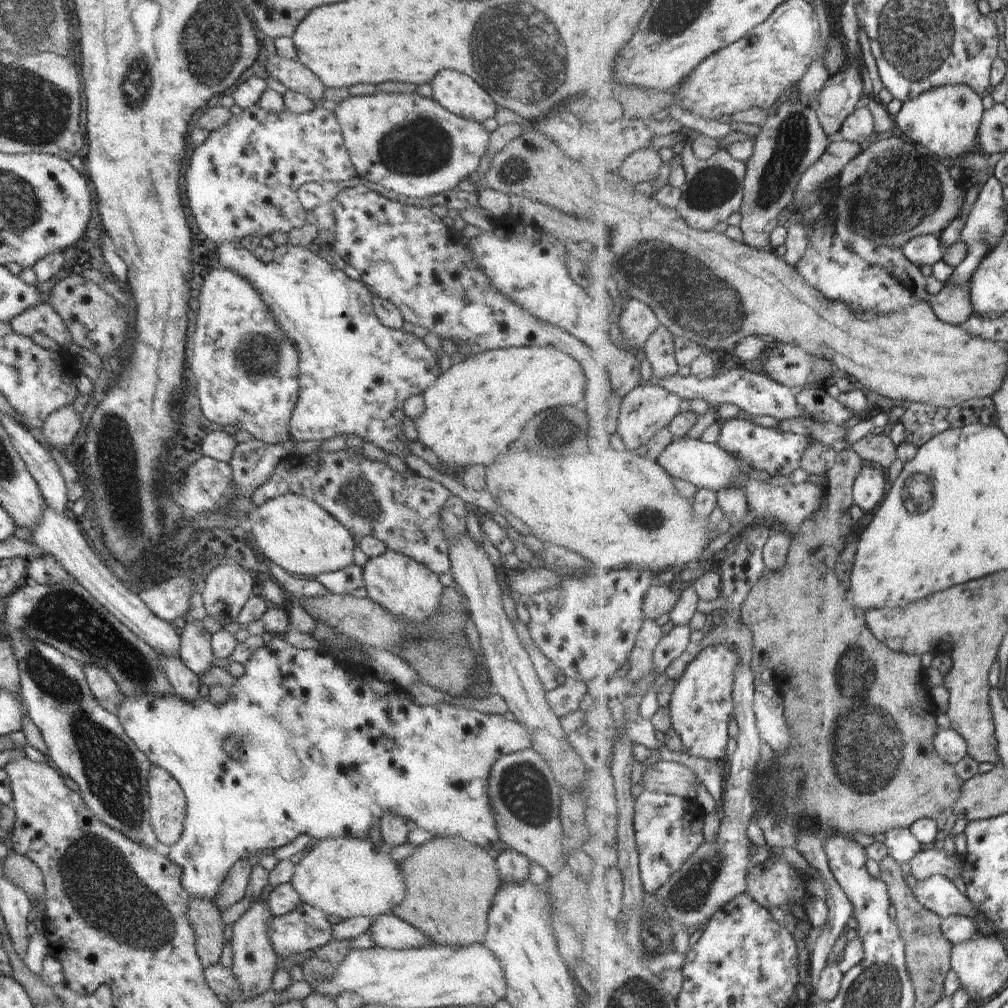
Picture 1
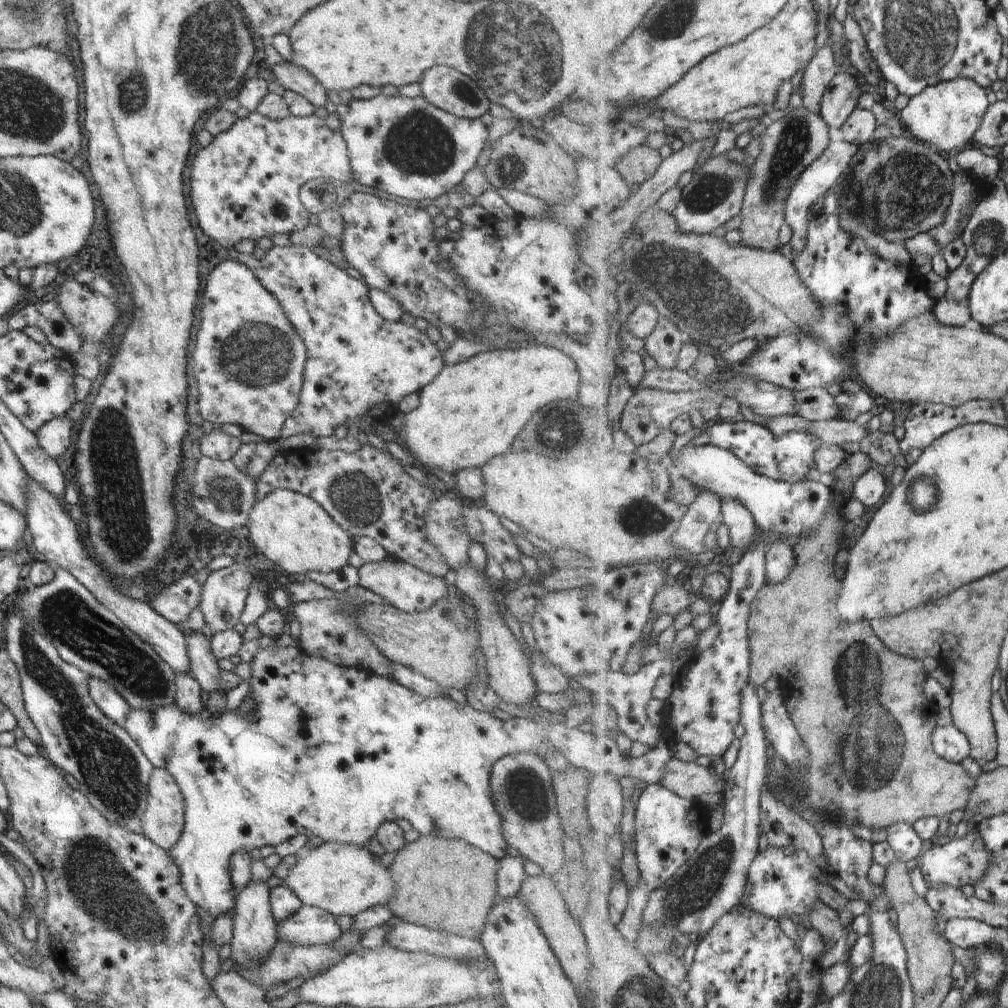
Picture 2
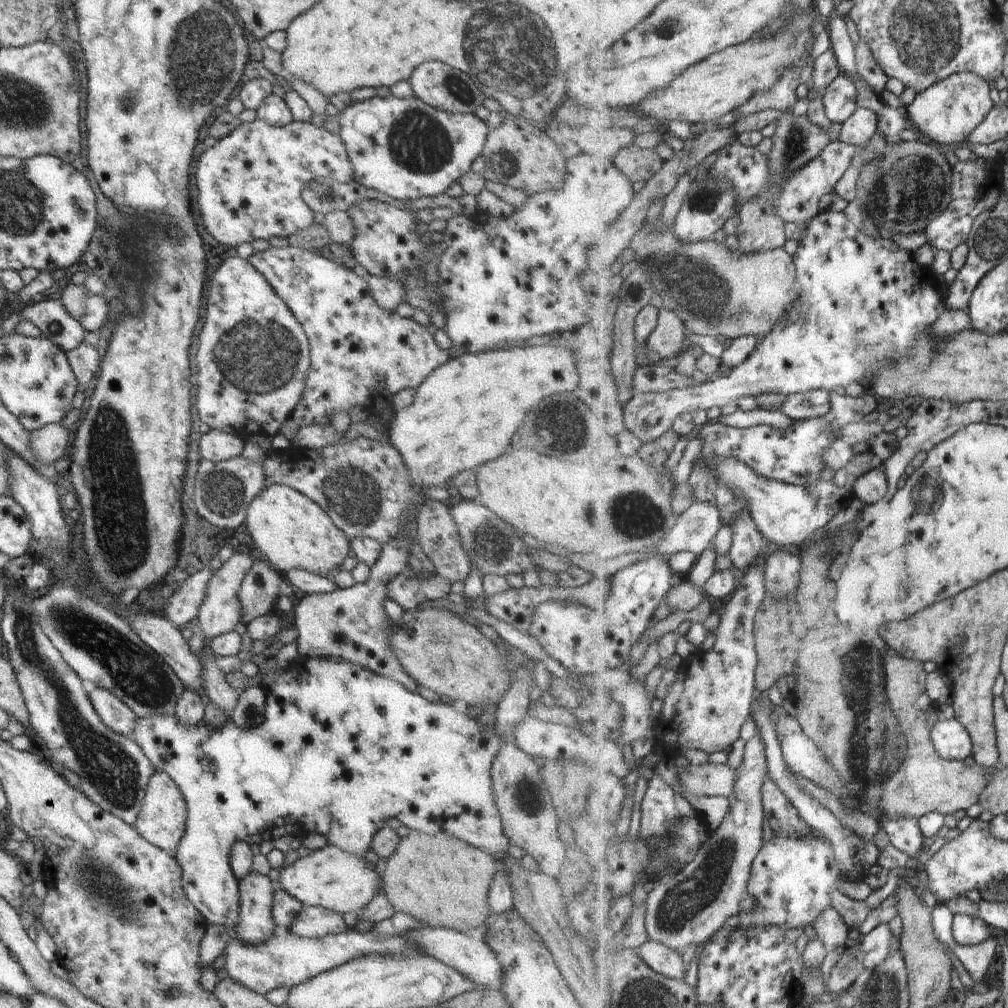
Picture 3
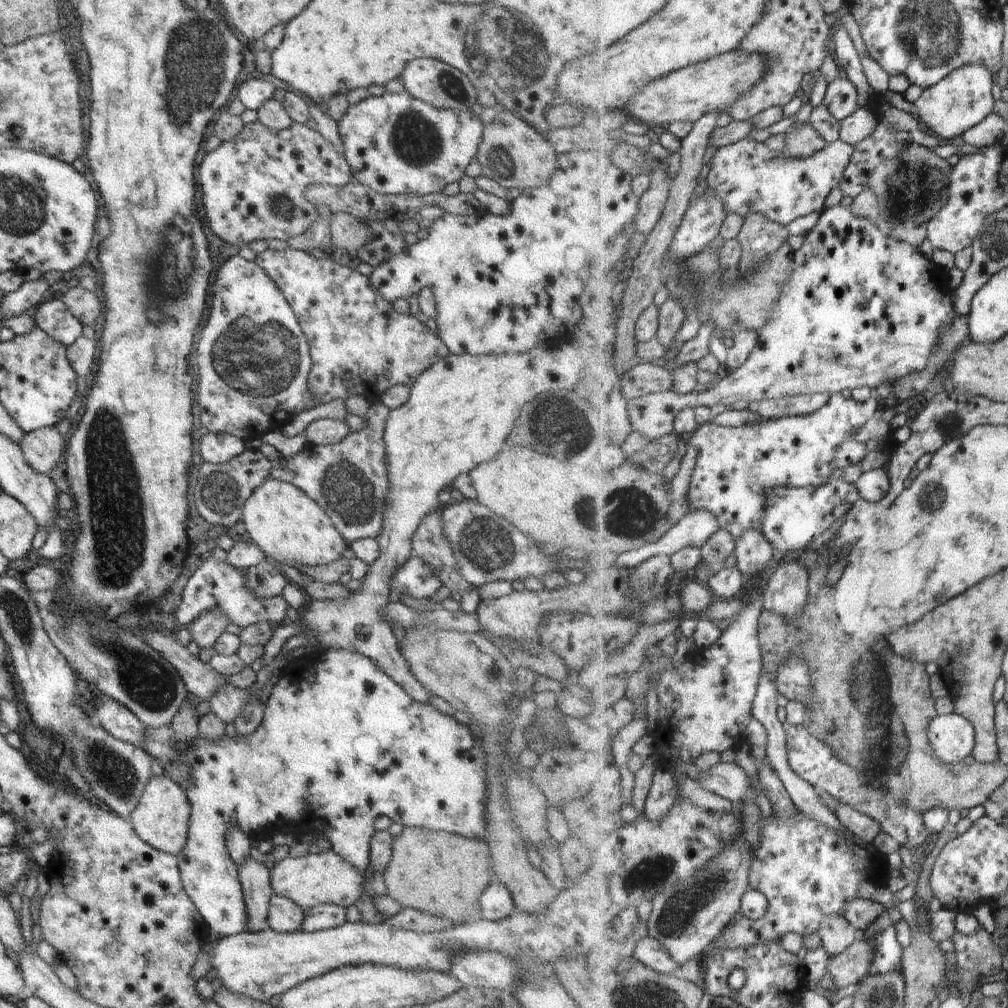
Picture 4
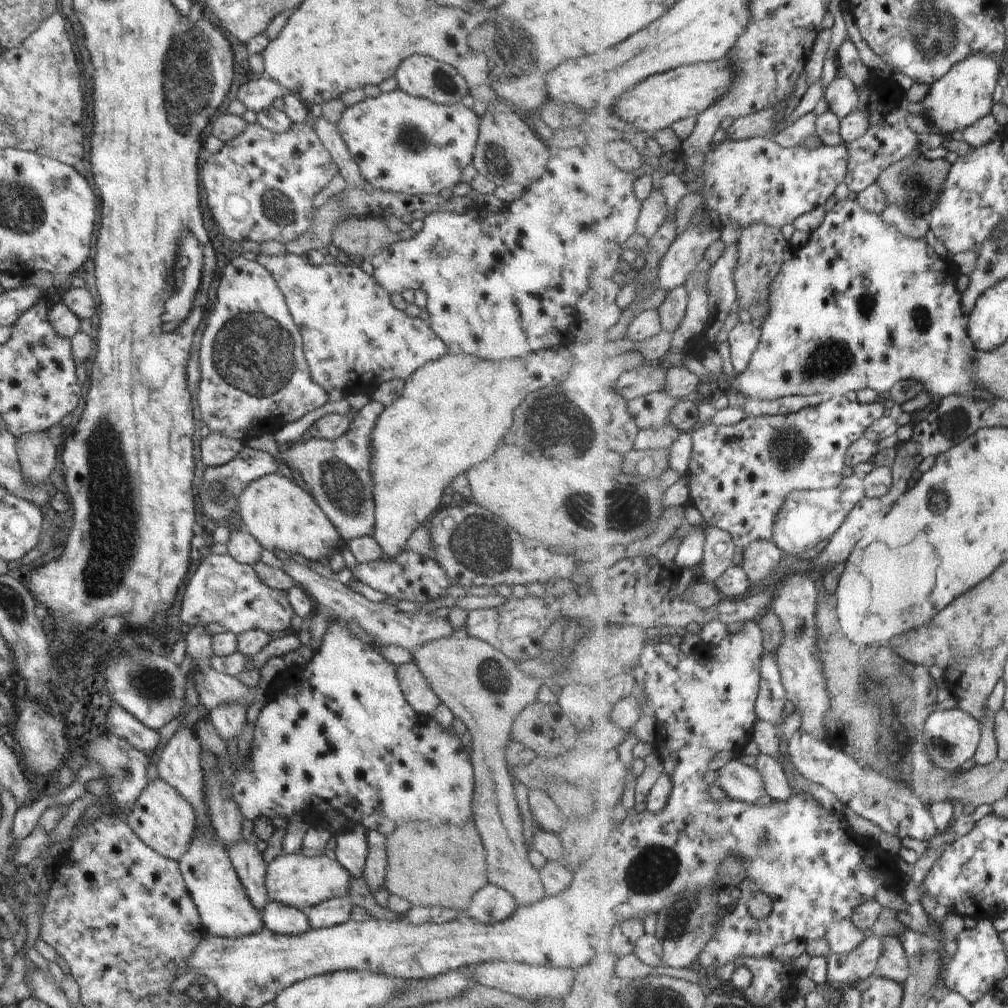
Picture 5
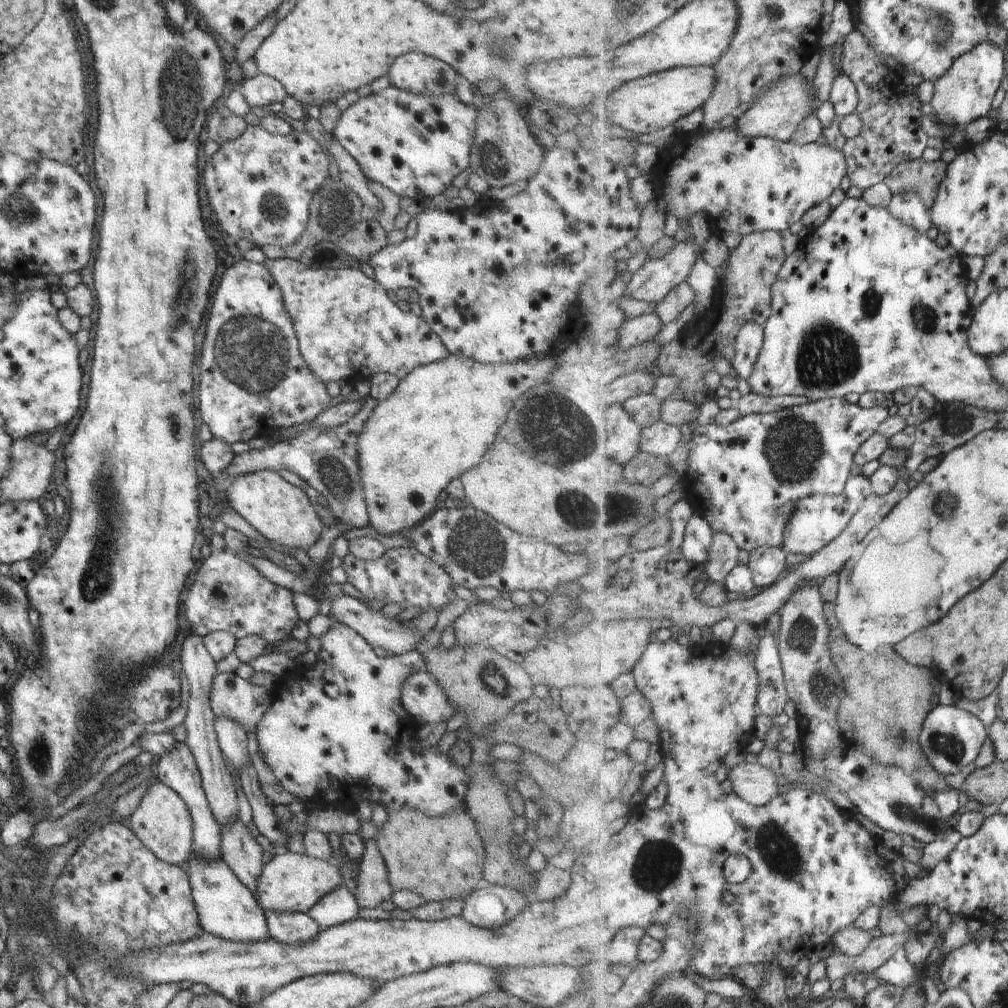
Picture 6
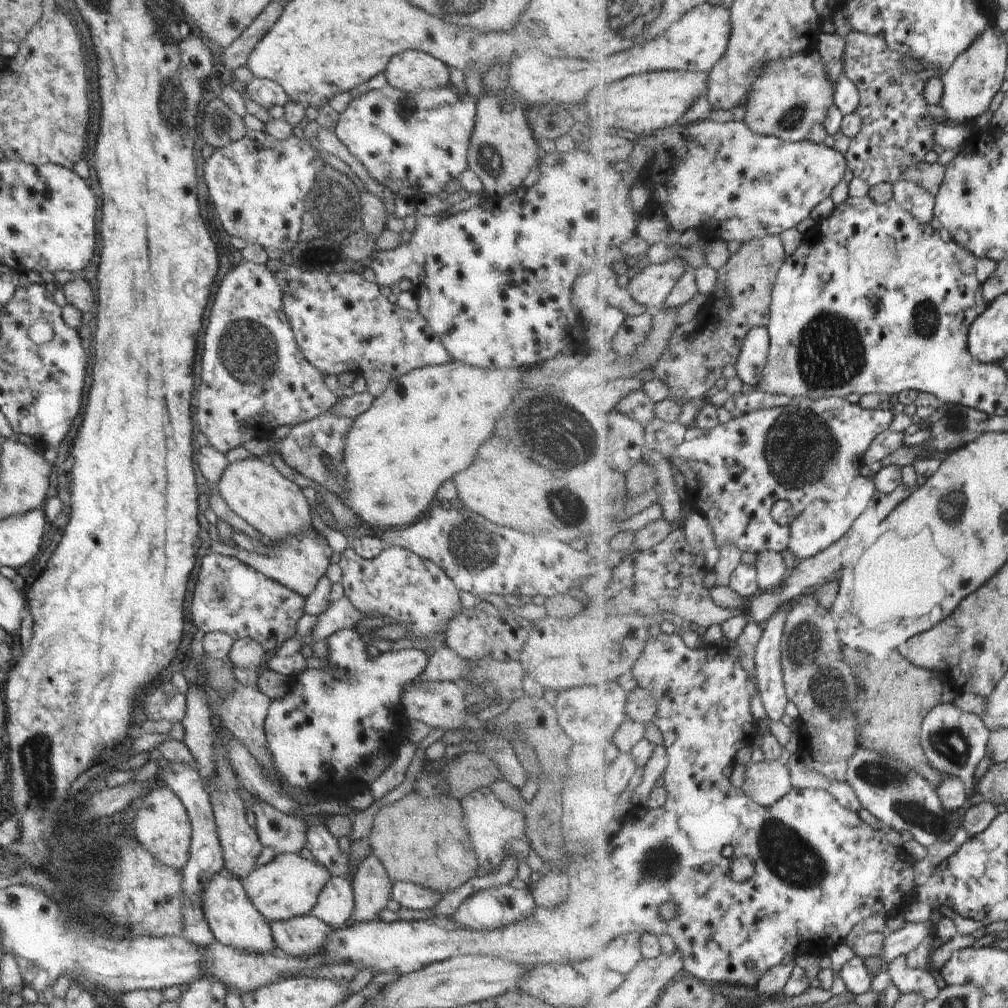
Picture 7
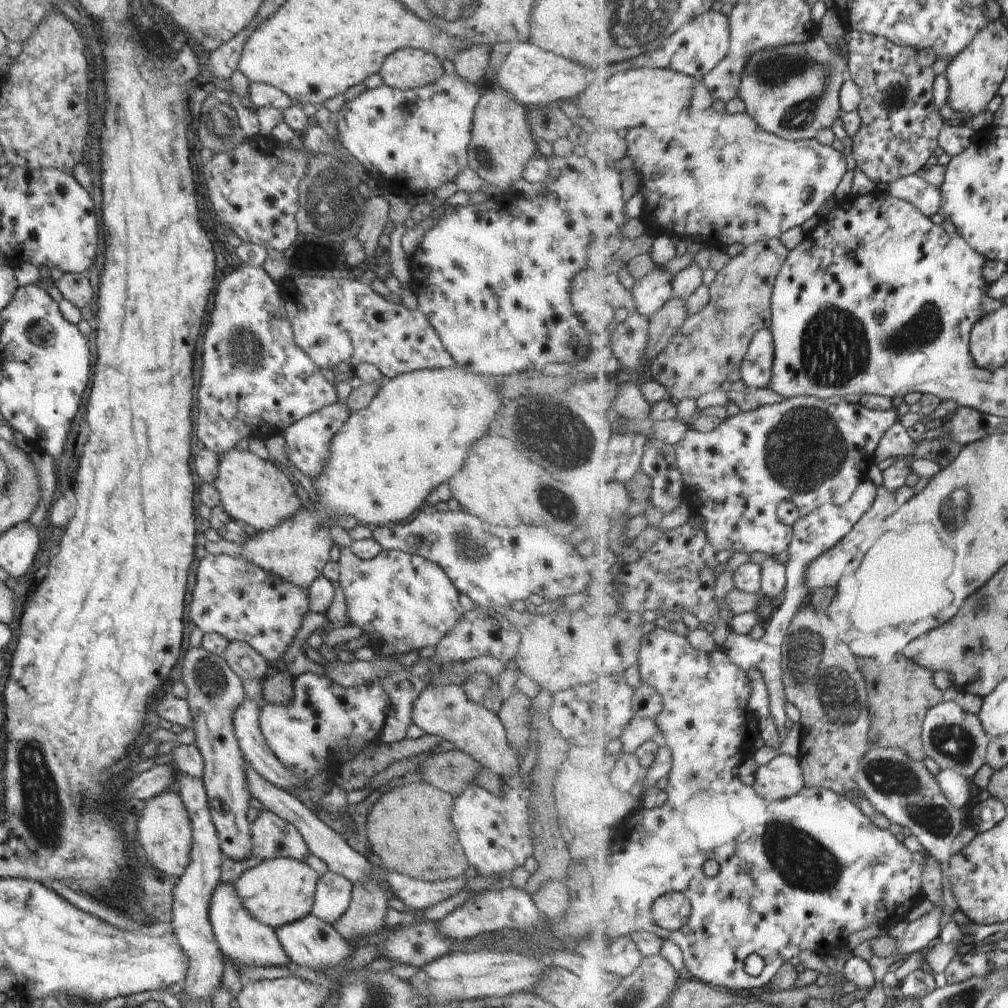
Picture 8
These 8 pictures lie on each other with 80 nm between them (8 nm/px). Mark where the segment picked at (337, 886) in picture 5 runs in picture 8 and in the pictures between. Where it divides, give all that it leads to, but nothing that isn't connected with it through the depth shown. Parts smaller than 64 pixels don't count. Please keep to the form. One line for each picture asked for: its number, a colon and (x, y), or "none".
6: (293, 883)
7: (289, 886)
8: (279, 891)

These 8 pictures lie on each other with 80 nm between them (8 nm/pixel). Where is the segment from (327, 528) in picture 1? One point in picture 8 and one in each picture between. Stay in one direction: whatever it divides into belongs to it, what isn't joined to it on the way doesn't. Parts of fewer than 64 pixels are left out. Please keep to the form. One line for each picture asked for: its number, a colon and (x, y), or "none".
2: (295, 532)
3: (292, 531)
4: (288, 526)
5: (280, 515)
6: (282, 513)
7: (254, 489)
8: (252, 490)

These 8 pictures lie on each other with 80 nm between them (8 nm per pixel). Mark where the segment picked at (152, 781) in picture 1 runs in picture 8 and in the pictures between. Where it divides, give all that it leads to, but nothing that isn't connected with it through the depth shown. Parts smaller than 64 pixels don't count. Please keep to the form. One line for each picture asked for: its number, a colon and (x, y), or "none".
2: (163, 820)
3: (161, 821)
4: (161, 819)
5: (162, 818)
6: (162, 823)
7: (161, 825)
8: (165, 833)

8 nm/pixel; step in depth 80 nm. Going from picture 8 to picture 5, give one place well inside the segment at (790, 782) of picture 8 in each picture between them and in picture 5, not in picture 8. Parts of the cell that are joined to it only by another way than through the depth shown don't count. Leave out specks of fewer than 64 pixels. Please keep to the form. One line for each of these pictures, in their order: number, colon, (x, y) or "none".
5: (744, 783)
6: (756, 784)
7: (766, 782)

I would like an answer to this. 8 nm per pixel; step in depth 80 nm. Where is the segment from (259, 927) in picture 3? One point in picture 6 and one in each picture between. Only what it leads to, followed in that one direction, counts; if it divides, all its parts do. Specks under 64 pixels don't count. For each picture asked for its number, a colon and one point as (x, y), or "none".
4: (254, 877)
5: (248, 862)
6: (240, 851)

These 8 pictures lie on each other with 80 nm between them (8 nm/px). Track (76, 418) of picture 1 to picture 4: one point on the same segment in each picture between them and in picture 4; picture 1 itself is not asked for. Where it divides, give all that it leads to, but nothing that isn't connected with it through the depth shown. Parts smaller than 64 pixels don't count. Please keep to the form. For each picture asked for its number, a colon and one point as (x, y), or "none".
2: (54, 437)
3: (49, 443)
4: (43, 448)

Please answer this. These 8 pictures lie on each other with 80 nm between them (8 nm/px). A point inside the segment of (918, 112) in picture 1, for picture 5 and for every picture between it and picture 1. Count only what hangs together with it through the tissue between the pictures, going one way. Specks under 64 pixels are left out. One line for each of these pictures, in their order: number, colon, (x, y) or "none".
2: (948, 115)
3: (949, 112)
4: (965, 98)
5: (966, 96)

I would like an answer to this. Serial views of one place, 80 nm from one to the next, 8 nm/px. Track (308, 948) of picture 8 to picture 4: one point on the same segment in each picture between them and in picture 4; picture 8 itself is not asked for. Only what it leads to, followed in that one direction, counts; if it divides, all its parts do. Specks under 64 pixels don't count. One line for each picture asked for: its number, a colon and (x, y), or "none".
4: (284, 916)
5: (286, 920)
6: (287, 928)
7: (300, 936)

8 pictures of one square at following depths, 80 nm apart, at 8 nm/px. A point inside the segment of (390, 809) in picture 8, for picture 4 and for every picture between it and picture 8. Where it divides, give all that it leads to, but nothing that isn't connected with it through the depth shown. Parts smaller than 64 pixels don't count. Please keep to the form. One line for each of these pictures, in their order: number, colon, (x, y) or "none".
4: (440, 873)
5: (445, 866)
6: (439, 857)
7: (422, 841)

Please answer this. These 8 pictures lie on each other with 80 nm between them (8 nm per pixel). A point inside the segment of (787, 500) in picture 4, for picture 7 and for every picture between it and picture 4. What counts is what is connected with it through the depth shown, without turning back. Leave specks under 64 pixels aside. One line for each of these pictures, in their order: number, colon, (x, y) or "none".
5: (809, 517)
6: (818, 519)
7: (823, 523)

